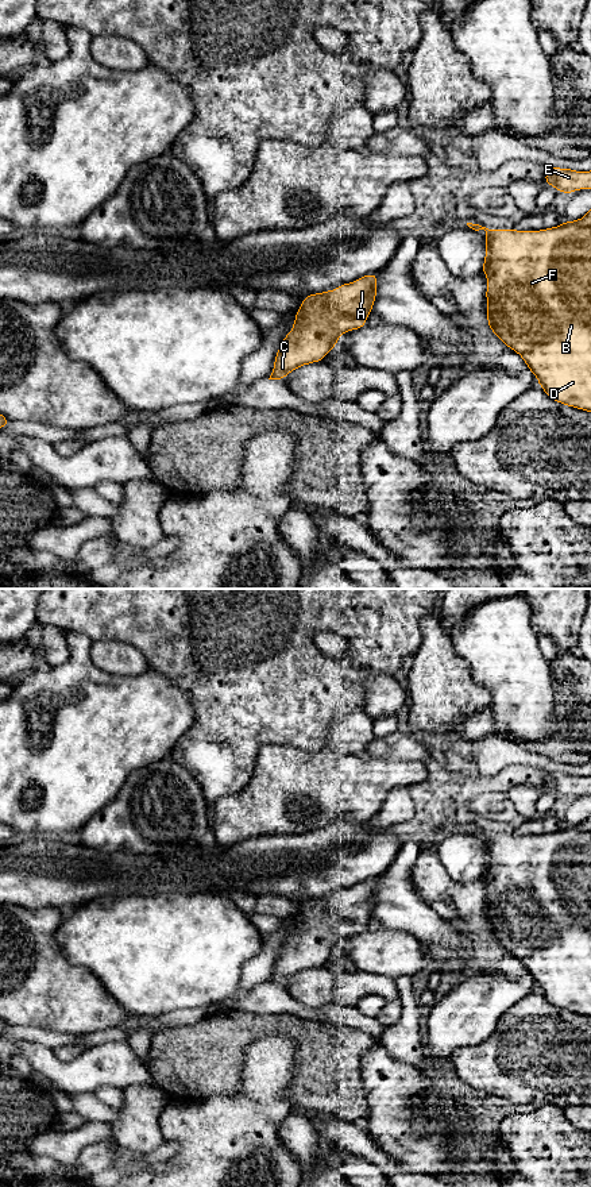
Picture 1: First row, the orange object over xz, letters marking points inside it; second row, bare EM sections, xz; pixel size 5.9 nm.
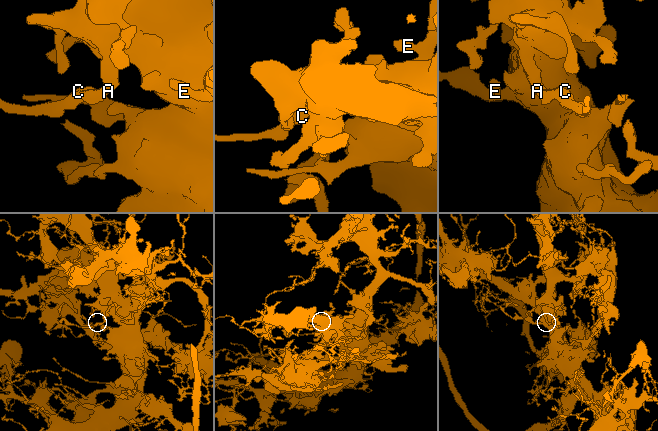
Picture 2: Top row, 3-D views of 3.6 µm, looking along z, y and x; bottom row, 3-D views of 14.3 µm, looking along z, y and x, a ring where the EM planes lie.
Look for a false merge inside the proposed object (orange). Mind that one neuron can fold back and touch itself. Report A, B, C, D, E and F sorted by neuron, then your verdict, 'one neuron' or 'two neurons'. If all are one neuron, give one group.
A B C D E F | one neuron

